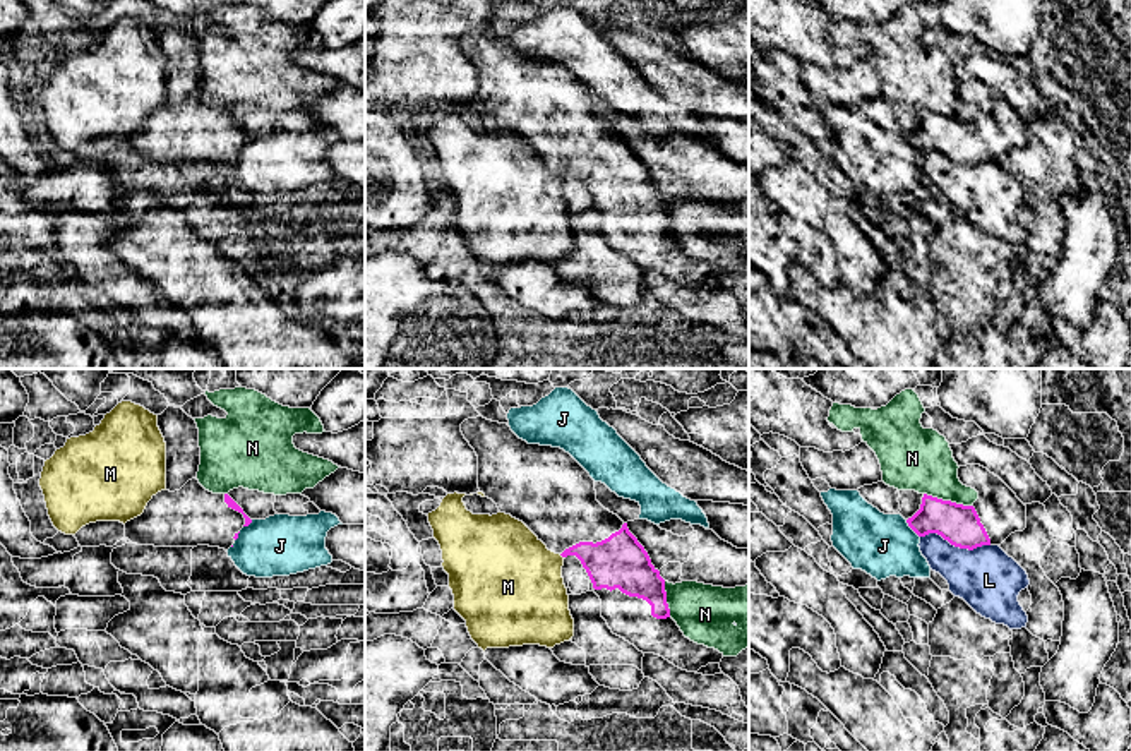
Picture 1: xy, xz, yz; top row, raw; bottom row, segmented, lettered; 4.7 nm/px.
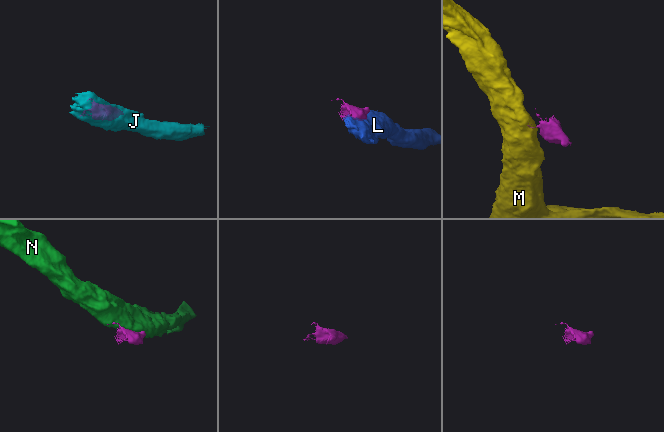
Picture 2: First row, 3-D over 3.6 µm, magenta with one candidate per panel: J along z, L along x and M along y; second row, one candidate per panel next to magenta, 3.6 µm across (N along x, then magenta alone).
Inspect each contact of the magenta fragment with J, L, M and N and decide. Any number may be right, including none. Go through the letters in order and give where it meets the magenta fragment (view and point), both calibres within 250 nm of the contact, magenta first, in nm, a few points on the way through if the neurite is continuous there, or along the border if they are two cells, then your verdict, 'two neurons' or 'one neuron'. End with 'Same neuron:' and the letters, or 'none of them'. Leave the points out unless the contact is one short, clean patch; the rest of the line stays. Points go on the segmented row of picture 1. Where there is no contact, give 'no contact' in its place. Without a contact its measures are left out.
J: meets magenta in yz at (910, 527); 190 nm thick on the magenta side, 300 nm on the other; border along yz (905, 520), (919, 537); two neurons
L: meets magenta in yz at (955, 546); 190 nm thick on the magenta side, 300 nm on the other; two neurons
M: no contact; two neurons
N: meets magenta in yz at (948, 501); 190 nm thick on the magenta side, 300 nm on the other; two neurons
Same neuron: none of them

